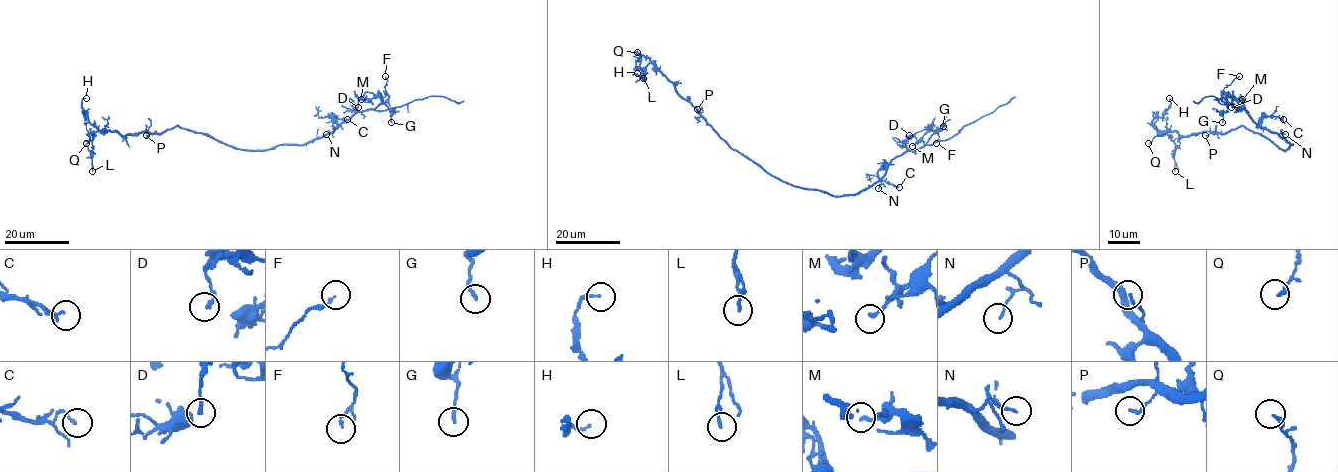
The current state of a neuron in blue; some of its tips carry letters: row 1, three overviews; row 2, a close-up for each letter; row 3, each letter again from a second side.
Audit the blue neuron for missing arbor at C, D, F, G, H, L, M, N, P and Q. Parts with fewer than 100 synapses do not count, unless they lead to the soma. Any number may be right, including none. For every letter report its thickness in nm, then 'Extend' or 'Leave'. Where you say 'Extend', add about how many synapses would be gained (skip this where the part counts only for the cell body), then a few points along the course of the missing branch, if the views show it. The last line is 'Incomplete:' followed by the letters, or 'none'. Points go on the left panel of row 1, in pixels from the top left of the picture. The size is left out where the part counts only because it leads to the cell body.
C: Thickness 100 nm. Leave
D: Thickness 130 nm. Leave
F: Thickness 120 nm. Leave
G: Thickness 170 nm. Leave
H: Thickness 140 nm. Leave
L: Thickness 130 nm. Leave
M: Thickness 170 nm. Leave
N: Thickness 110 nm. Leave
P: Thickness 120 nm. Leave
Q: Thickness 220 nm. Leave
Incomplete: none

